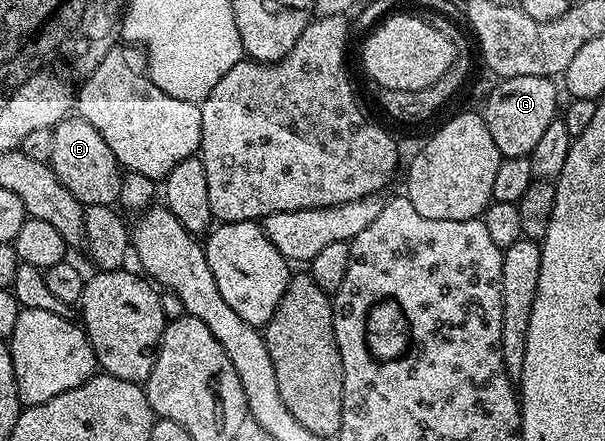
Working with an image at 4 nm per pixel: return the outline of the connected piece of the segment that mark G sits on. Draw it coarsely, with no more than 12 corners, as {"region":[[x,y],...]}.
{"region":[[507,76],[483,115],[502,157],[528,156],[558,119],[556,83]]}

